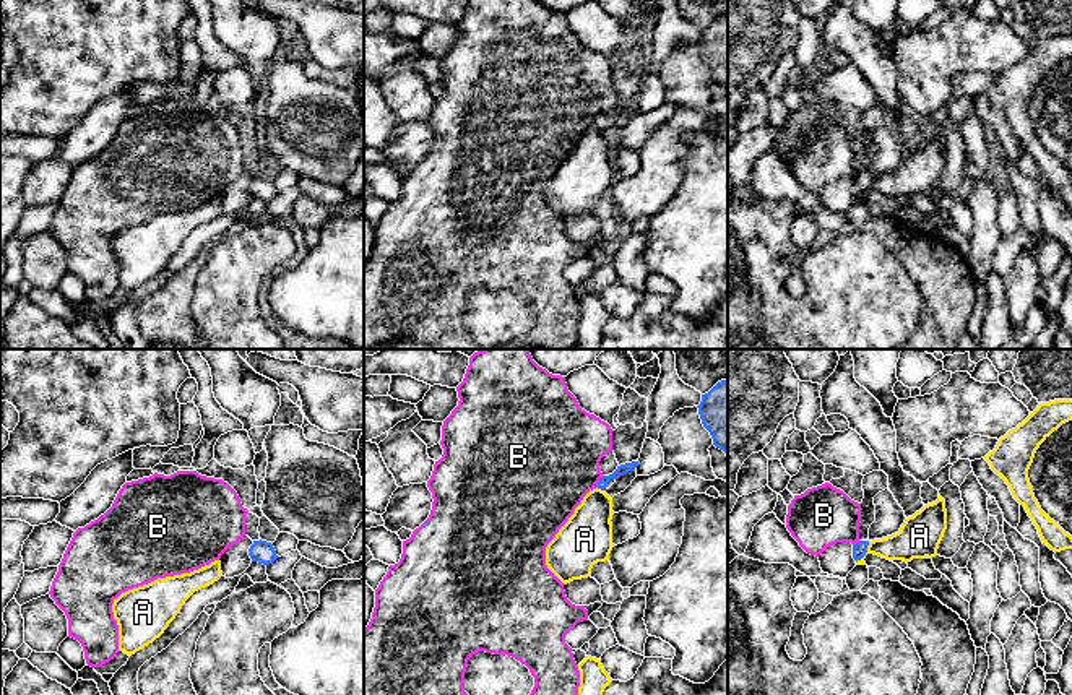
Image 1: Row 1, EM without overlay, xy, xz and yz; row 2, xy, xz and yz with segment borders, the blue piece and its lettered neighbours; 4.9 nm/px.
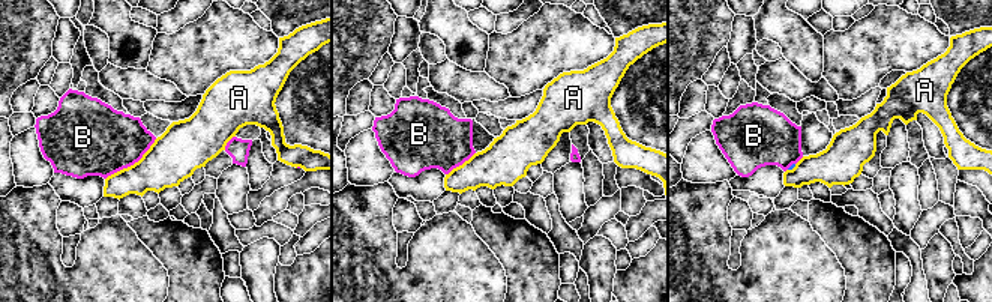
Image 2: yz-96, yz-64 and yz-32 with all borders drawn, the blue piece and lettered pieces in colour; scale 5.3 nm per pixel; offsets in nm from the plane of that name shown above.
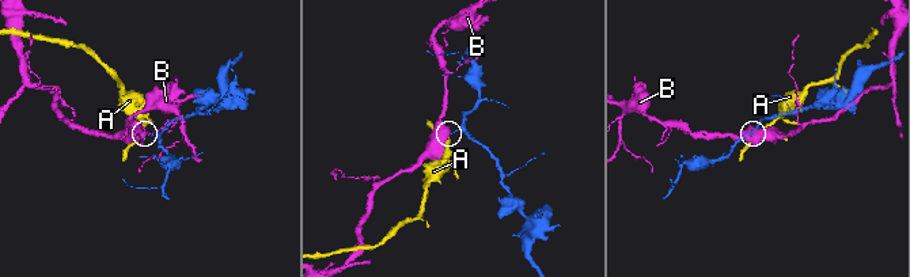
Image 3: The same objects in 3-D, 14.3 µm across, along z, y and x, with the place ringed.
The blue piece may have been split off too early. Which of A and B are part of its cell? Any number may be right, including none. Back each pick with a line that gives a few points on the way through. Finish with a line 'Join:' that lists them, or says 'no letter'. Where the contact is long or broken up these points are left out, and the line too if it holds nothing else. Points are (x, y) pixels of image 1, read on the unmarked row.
Join: no letter

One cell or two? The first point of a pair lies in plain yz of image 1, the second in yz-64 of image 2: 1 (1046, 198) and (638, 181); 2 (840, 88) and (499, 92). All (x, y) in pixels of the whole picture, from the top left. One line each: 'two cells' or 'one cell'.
1: two cells
2: one cell

